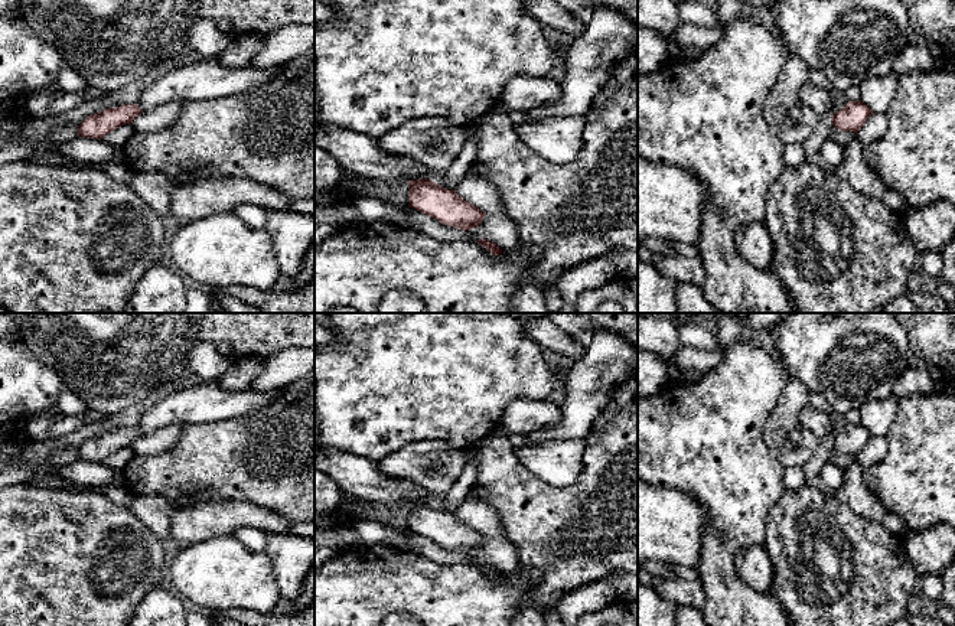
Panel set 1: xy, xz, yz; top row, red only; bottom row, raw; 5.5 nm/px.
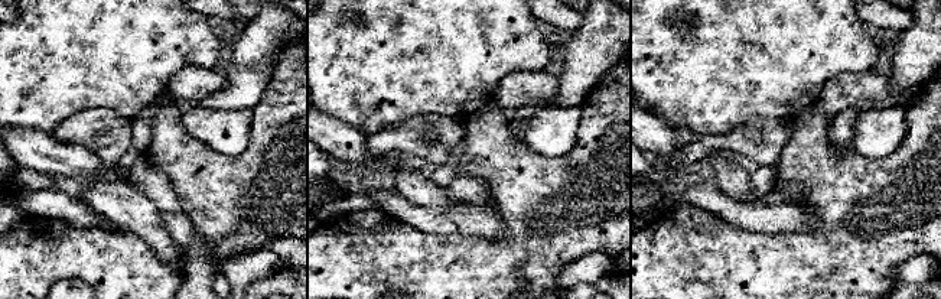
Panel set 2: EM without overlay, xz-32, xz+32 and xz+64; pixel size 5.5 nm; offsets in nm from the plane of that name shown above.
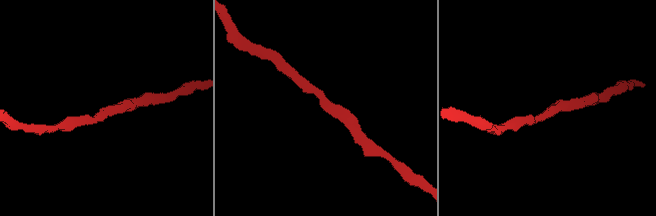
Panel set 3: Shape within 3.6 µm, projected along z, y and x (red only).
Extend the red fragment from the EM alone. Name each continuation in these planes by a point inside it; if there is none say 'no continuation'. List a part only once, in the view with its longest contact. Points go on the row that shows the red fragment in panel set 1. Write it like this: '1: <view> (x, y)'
no continuation

